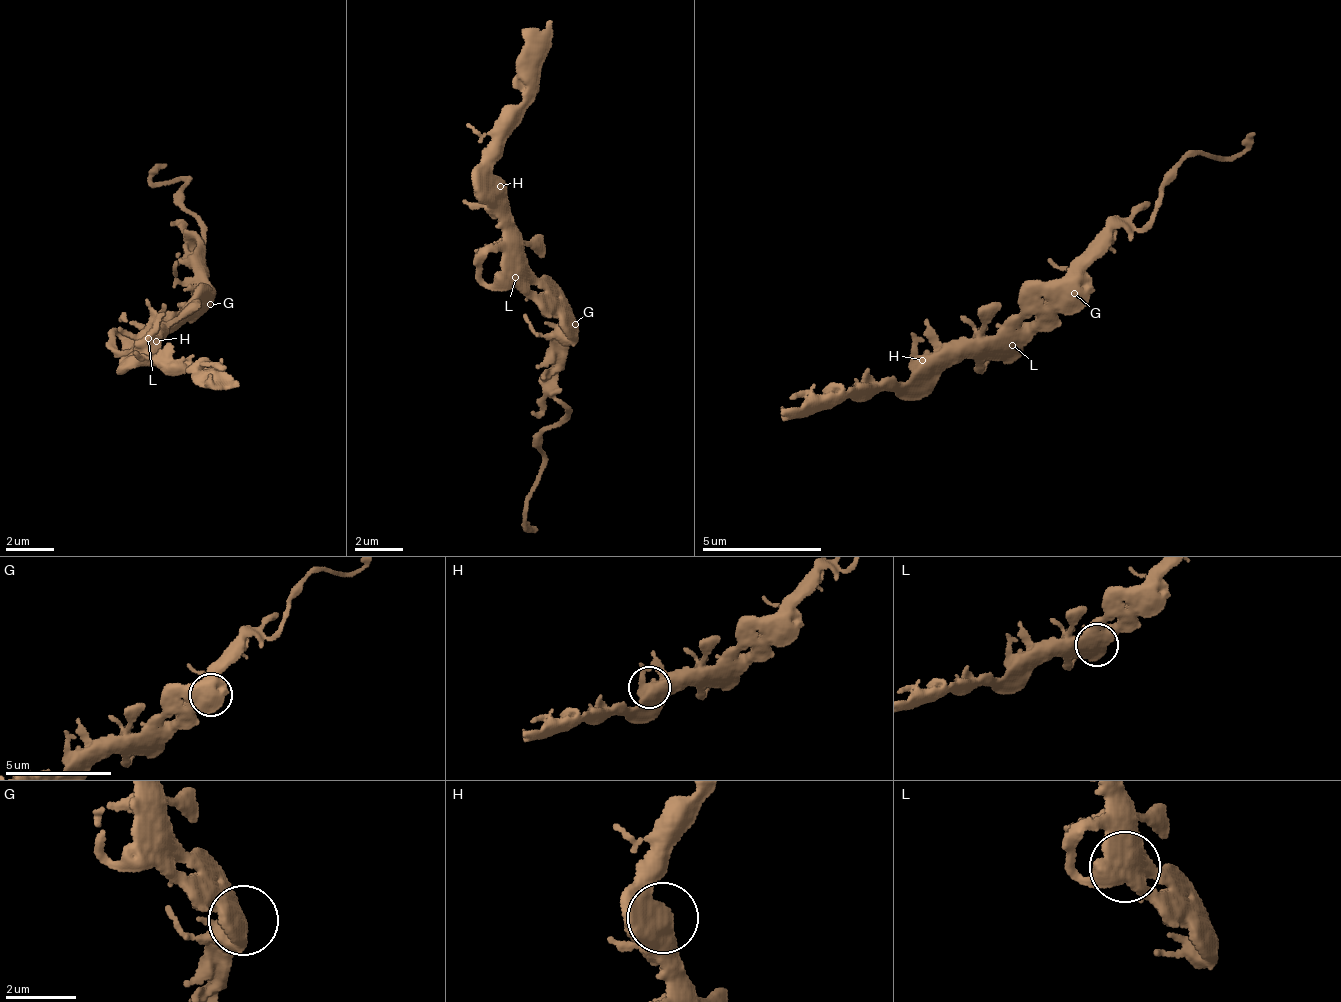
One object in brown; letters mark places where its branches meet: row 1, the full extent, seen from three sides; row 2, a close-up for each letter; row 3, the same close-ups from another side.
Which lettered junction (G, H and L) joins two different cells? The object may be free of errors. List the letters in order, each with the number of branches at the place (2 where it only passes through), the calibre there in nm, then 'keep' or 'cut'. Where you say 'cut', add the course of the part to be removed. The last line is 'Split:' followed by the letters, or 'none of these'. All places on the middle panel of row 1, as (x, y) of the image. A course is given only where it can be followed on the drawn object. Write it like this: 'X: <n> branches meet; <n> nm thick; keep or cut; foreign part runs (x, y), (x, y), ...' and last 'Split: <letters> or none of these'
G: 3 branches meet; 500 nm thick; keep
H: 4 branches meet; 500 nm thick; keep
L: 5 branches meet; 500 nm thick; keep
Split: none of these

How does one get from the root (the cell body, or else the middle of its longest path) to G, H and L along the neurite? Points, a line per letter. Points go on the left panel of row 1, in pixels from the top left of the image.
G: (186, 304), (206, 309), (210, 304)
H: (186, 304), (164, 333), (170, 330), (166, 329), (163, 337), (159, 336), (156, 341)
L: (186, 304), (148, 337)

